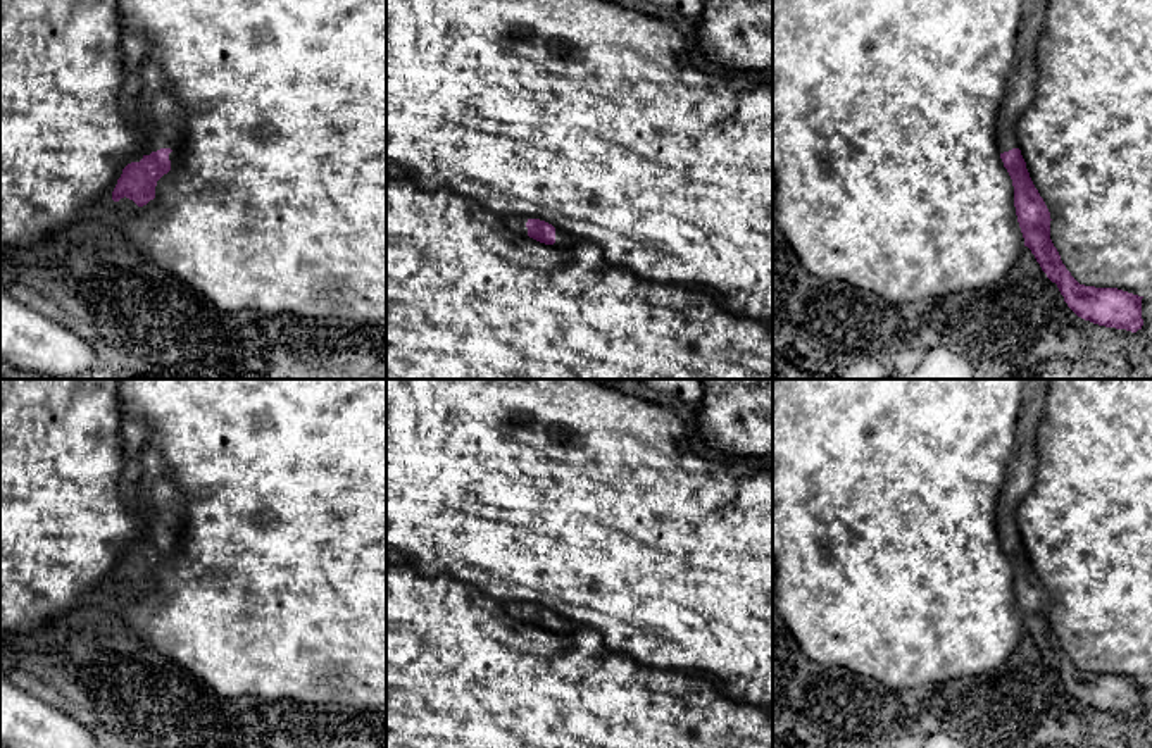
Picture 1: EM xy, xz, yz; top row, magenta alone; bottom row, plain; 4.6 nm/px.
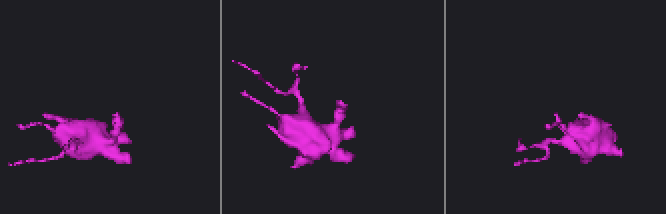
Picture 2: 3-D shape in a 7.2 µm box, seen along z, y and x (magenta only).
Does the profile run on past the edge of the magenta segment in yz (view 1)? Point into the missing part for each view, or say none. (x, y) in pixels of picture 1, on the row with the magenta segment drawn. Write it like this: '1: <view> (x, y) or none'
1: yz (1020, 90)

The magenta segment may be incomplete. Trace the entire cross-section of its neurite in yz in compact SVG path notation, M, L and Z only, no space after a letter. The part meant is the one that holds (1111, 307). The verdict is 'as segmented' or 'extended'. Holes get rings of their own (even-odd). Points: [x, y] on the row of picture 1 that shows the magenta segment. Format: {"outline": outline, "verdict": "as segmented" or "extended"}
{"outline": "M1023 0L1023 19L1016 40L1016 62L1011 67L1005 97L997 115L1000 159L1014 186L1014 207L1024 238L1047 277L1057 284L1067 307L1099 326L1136 333L1143 326L1142 298L1118 288L1080 284L1061 260L1050 240L1050 212L1035 188L1016 138L1023 112L1035 98L1036 41L1047 19L1049 0Z", "verdict": "extended"}

